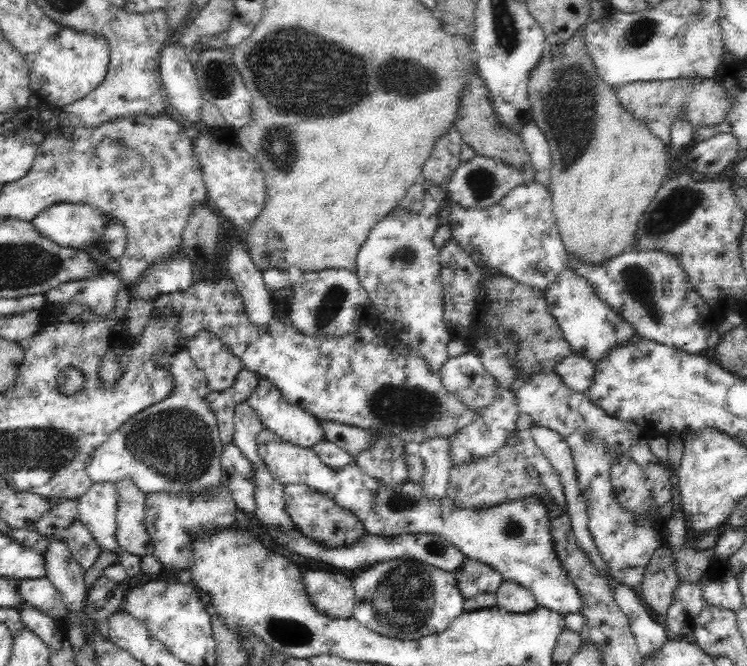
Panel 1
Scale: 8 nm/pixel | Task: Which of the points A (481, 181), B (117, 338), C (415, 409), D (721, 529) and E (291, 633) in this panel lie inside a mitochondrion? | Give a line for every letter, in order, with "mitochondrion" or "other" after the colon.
A: mitochondrion
B: other
C: mitochondrion
D: other
E: mitochondrion

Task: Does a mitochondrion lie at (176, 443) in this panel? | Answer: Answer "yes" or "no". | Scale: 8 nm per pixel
yes

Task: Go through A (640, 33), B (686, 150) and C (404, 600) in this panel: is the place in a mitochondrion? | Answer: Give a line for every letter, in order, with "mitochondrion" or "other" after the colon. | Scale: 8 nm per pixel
A: mitochondrion
B: other
C: mitochondrion

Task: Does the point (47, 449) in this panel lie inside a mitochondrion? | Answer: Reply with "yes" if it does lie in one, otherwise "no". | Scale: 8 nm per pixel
yes

